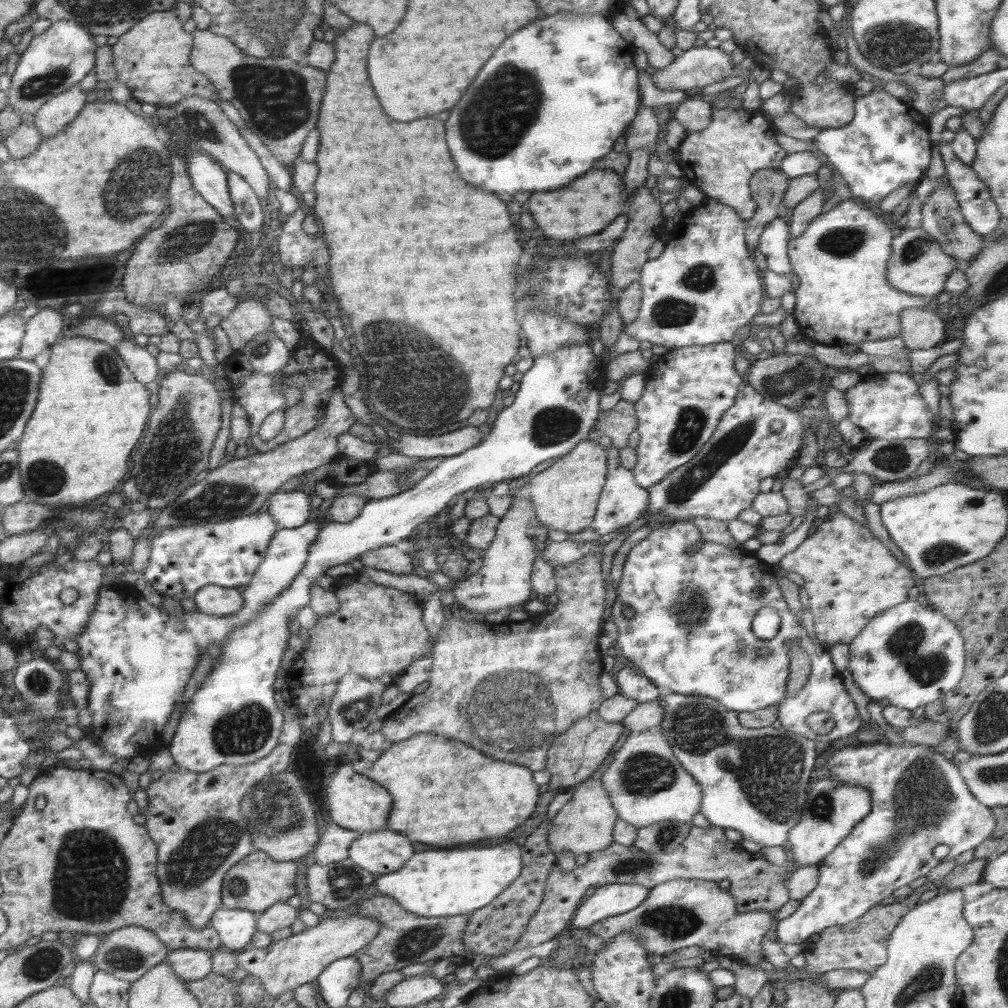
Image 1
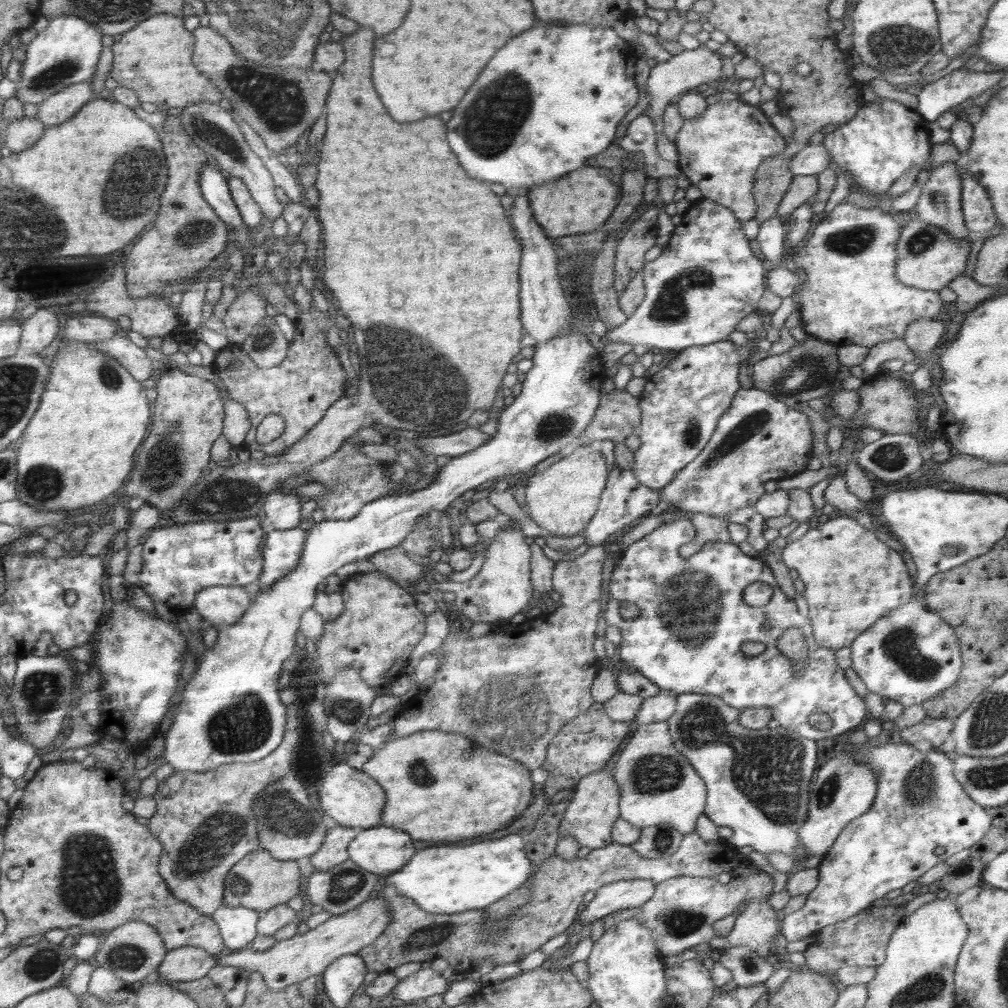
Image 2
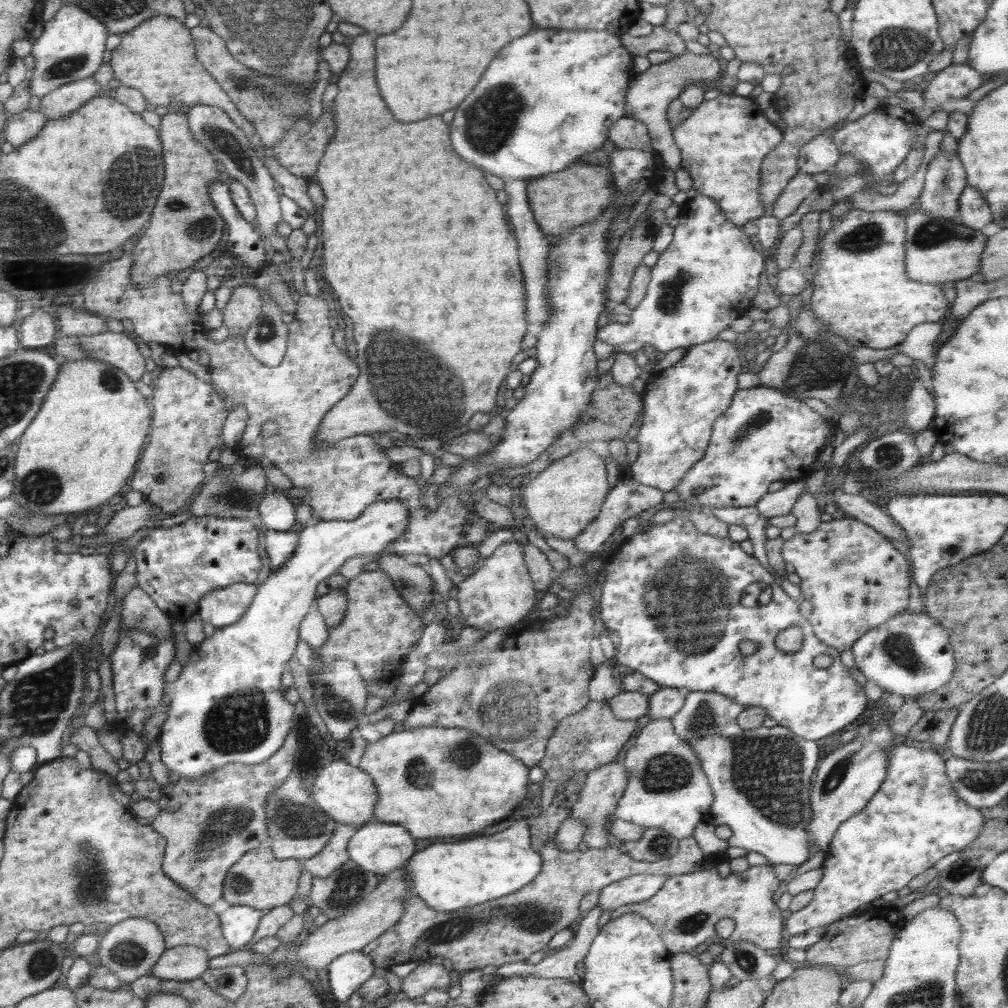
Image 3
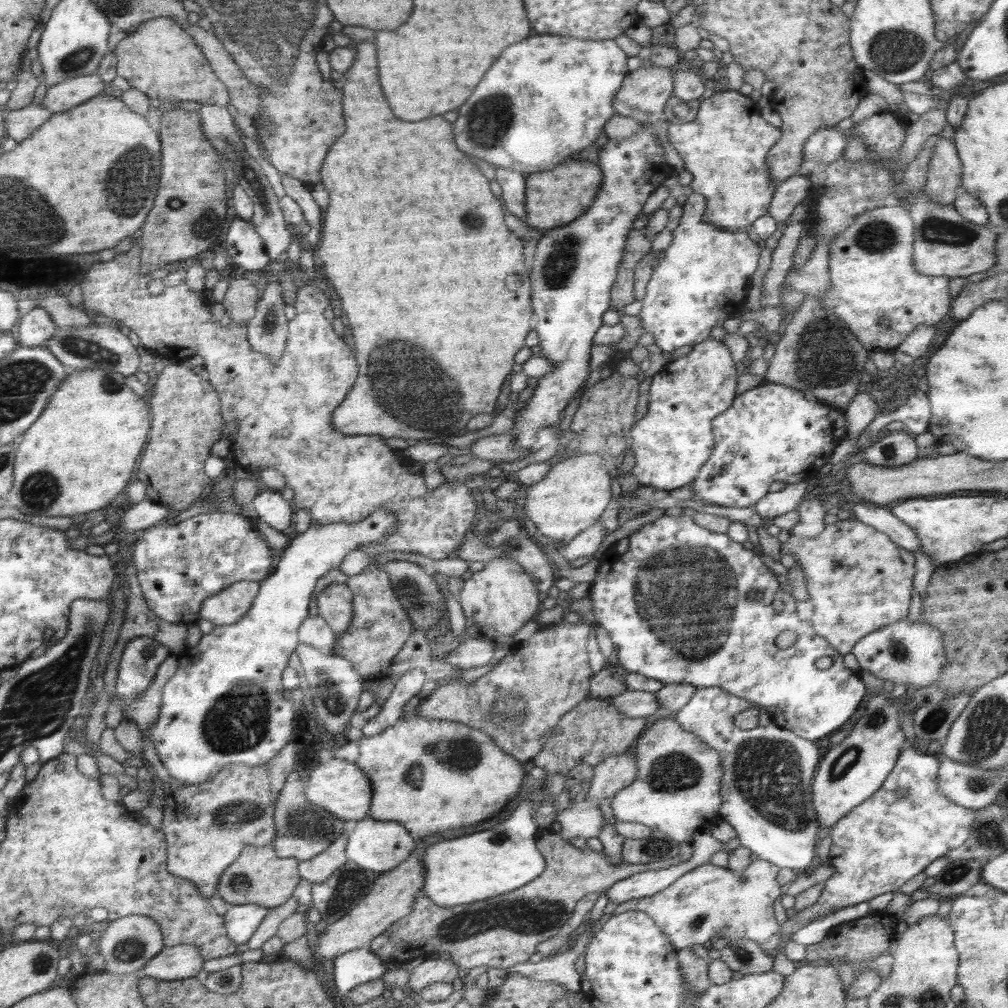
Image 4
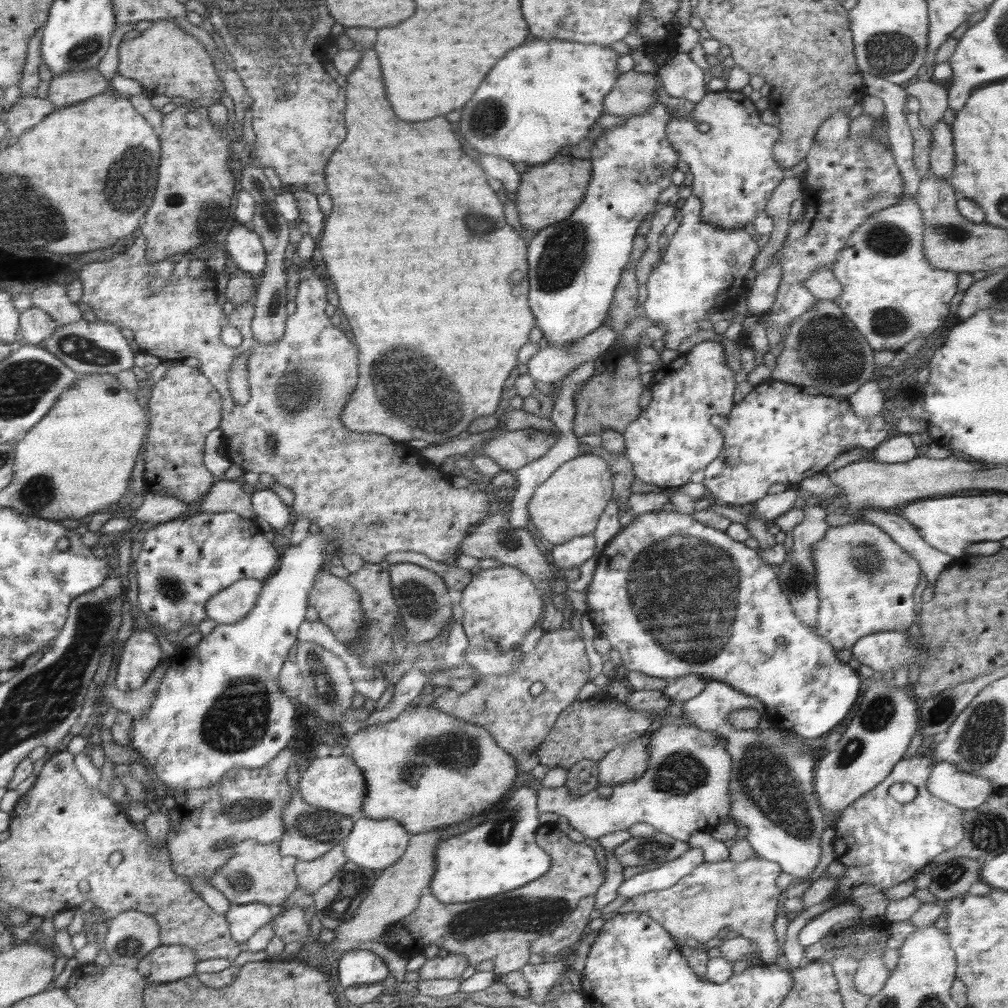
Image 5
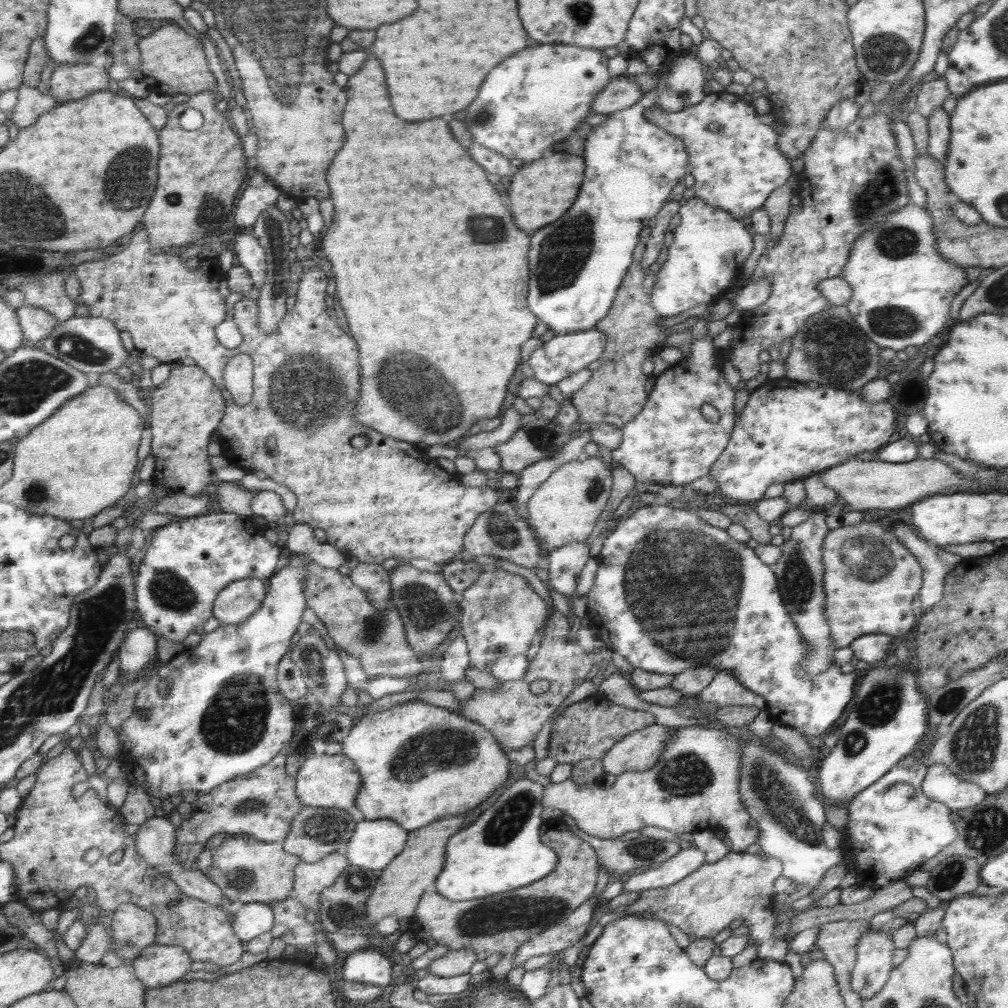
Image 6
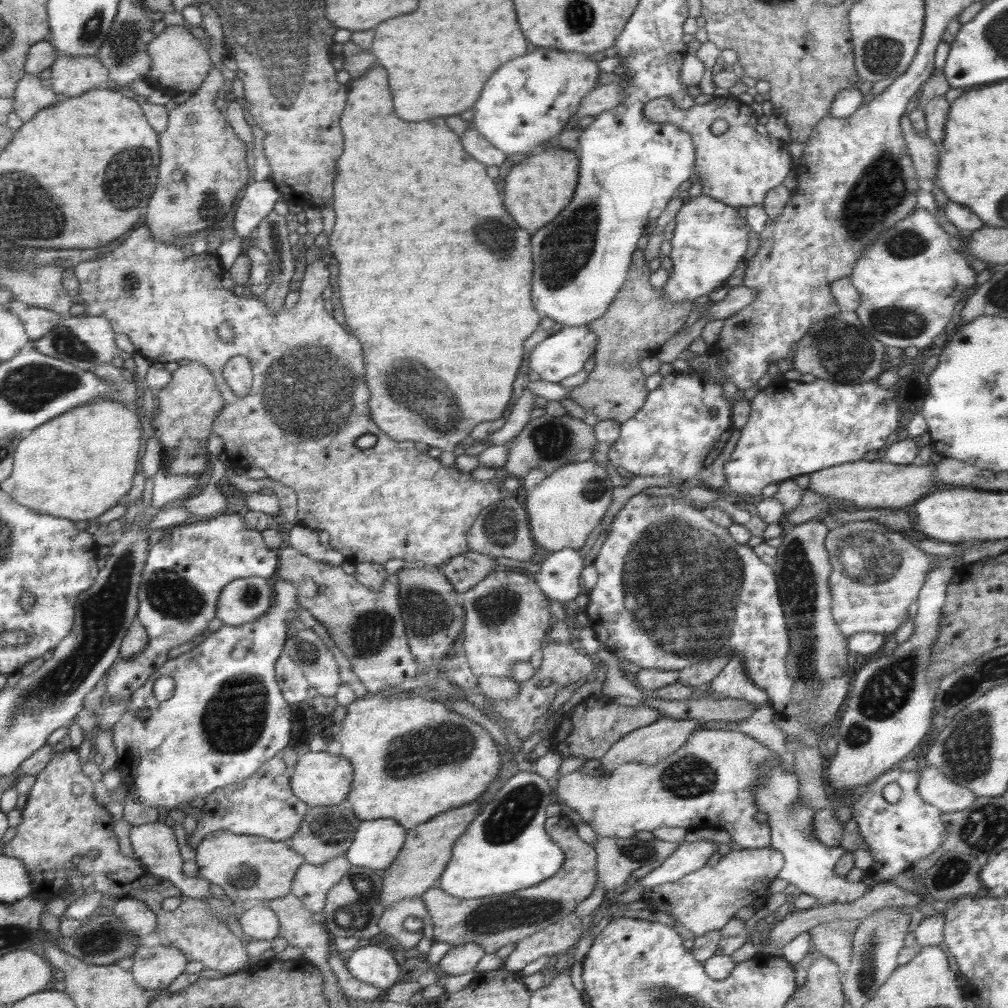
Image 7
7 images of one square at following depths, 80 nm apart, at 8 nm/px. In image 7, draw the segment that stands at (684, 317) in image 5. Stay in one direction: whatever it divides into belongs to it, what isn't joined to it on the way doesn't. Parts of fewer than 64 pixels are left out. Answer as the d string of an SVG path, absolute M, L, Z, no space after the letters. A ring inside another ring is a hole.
M700 194L695 198L691 198L677 212L676 228L674 236L672 236L672 254L670 260L674 268L670 272L670 278L664 284L662 291L665 292L666 303L688 303L696 302L696 298L709 295L710 292L722 284L722 280L726 282L728 276L732 276L732 272L738 268L742 256L746 254L748 248L748 230L744 228L744 220L740 218L737 208L730 208L727 203L720 202L716 198Z

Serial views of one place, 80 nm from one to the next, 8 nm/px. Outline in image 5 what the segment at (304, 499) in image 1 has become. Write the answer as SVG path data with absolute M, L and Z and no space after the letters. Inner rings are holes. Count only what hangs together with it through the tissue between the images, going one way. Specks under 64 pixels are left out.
M260 486L260 489L251 496L251 506L256 519L265 519L270 526L280 529L283 534L291 525L290 507L270 488Z

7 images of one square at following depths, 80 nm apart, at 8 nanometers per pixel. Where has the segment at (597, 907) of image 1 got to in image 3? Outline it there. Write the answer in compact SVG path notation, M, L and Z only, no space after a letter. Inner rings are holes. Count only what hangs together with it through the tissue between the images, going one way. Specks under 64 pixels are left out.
M646 872L613 882L599 892L596 905L605 911L621 908L626 904L644 902L653 897L669 878L667 874Z

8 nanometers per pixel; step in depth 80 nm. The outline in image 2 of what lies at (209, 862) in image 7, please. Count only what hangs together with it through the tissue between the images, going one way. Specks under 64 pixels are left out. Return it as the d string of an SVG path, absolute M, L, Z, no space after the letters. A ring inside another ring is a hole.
M259 849L238 861L225 881L224 902L228 907L244 906L259 912L287 903L300 890L300 868L296 861L274 859L270 852Z

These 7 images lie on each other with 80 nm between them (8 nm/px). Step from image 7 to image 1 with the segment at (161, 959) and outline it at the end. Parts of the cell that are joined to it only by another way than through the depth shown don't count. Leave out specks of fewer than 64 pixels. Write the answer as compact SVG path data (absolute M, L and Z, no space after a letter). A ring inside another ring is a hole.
M176 949L166 956L173 971L184 981L200 980L213 972L213 953L204 949Z

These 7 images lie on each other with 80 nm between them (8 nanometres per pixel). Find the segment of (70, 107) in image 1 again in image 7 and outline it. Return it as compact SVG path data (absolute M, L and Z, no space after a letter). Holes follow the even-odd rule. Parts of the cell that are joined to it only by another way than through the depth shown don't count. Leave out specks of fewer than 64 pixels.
M59 54L50 67L51 89L60 97L80 96L108 82L108 71L96 57Z

